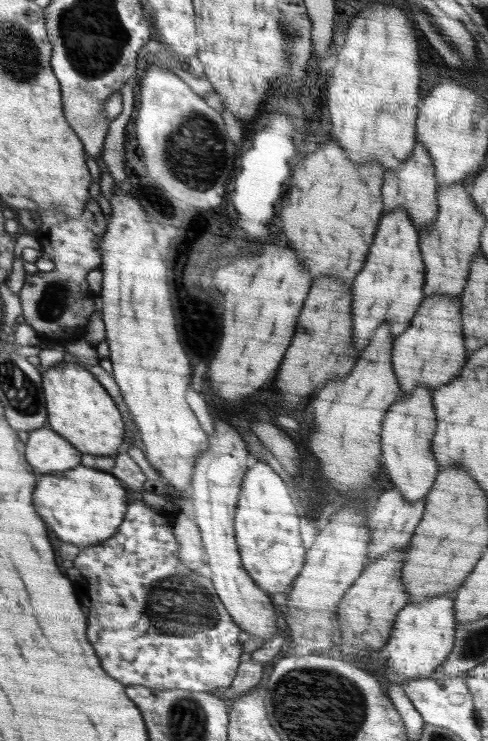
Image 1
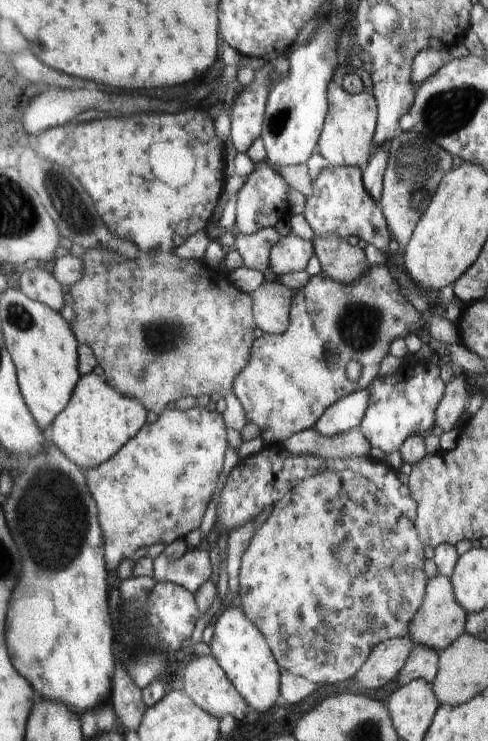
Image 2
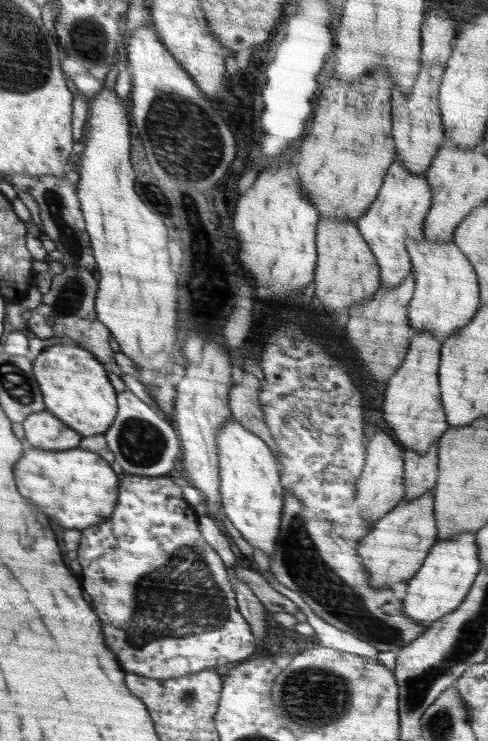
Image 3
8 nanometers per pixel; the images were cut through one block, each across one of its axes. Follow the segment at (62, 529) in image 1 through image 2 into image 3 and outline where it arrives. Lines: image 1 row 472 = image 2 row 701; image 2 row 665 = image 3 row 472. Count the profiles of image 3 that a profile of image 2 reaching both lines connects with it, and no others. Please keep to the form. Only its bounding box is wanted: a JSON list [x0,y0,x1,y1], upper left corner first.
[14,446,120,530]

